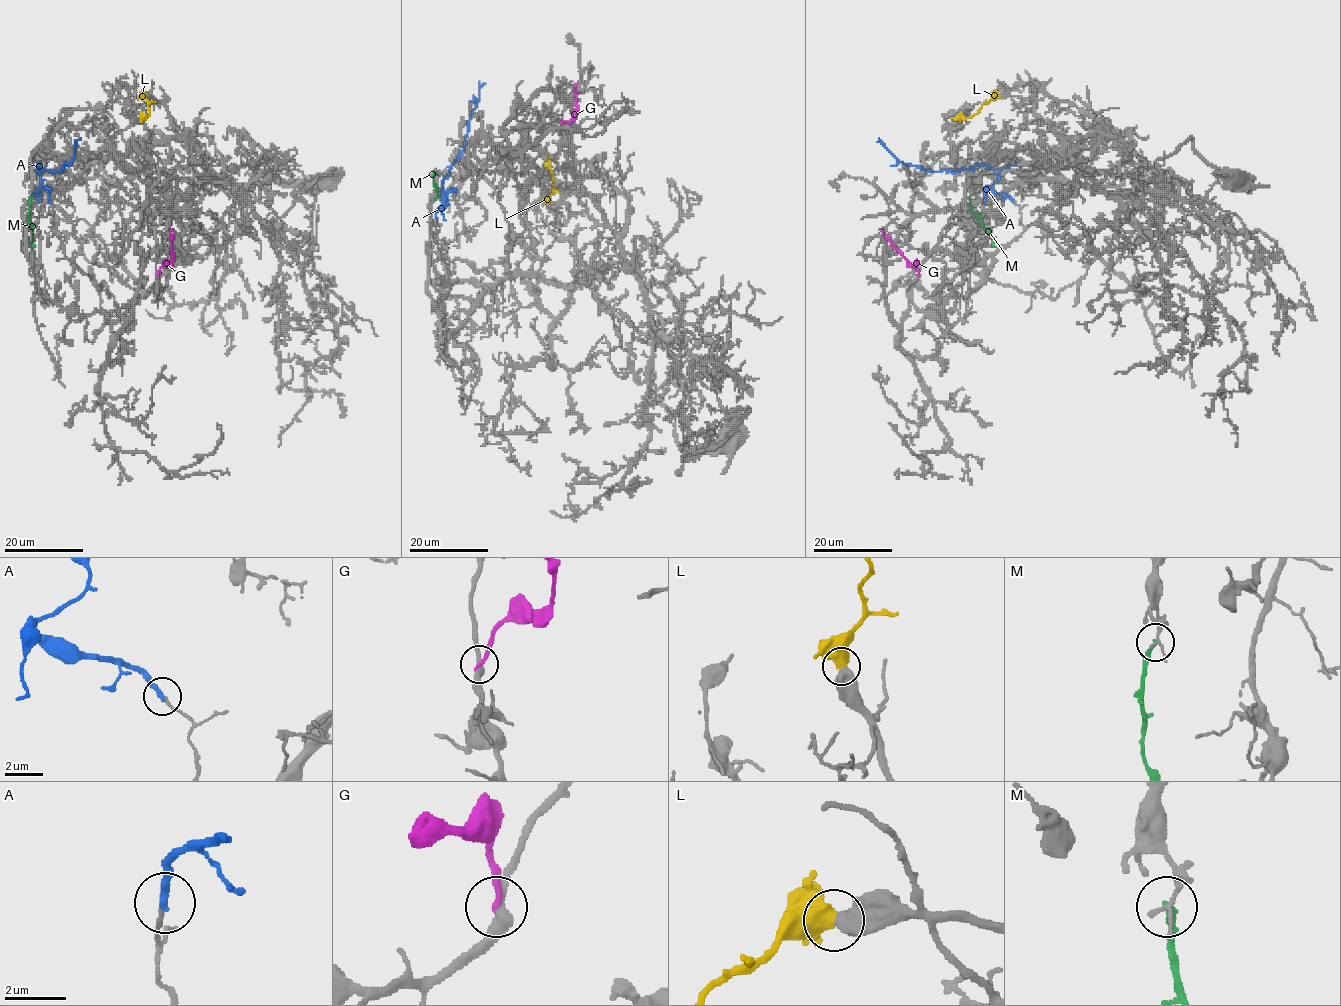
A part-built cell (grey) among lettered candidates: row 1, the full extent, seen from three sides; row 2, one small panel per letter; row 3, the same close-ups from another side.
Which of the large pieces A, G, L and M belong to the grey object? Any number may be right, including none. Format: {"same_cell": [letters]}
{"same_cell": ["L"]}

